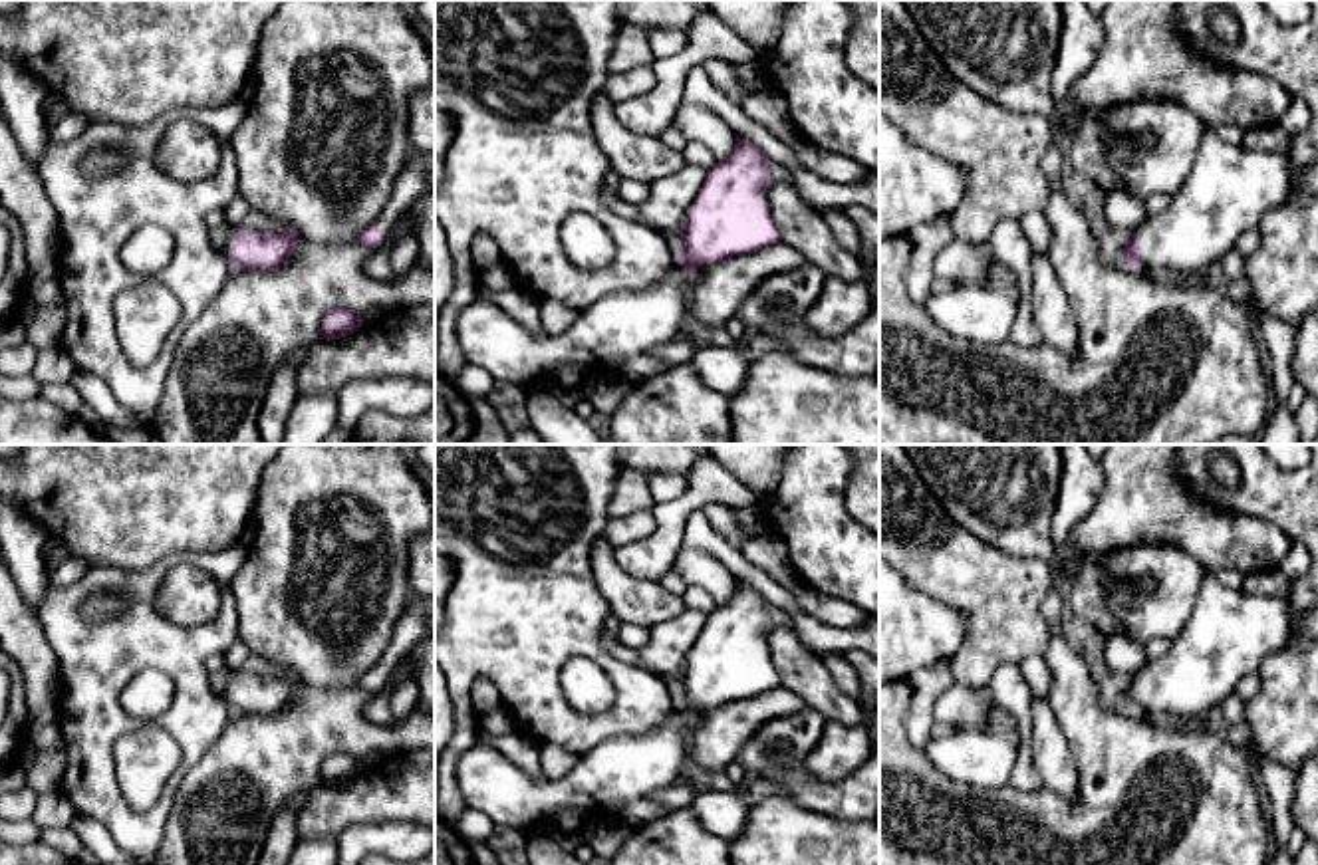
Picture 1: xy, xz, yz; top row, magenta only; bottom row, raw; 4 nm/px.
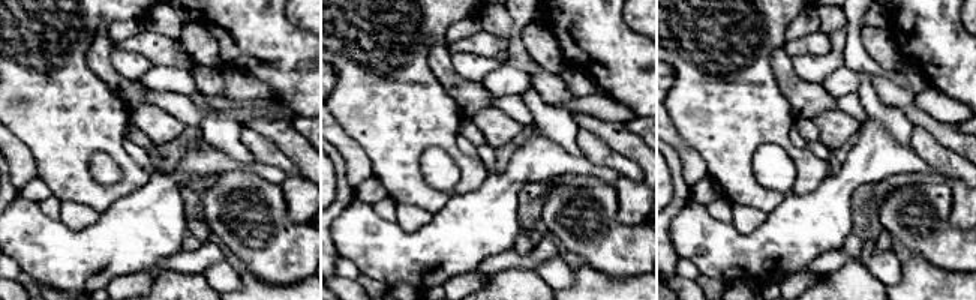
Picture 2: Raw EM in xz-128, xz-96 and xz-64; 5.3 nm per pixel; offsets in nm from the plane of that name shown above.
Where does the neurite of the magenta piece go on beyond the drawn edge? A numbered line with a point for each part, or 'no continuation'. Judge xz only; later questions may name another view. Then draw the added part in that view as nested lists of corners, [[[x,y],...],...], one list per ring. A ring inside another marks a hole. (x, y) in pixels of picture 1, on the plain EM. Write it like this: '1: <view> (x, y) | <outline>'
1: xz (626, 768) | [[[675,704],[653,730],[603,740],[558,780],[530,778],[494,746],[476,740],[459,758],[457,782],[466,807],[502,827],[542,831],[562,811],[595,811],[599,819],[617,819],[623,803],[683,780],[691,722]]]

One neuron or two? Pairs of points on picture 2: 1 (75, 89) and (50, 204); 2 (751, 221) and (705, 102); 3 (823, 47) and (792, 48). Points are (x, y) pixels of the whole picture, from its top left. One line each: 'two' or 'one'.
1: two
2: two
3: one

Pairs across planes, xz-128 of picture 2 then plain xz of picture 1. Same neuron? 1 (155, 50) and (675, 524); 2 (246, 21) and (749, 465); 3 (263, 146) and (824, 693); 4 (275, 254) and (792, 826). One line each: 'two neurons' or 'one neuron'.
1: two neurons
2: two neurons
3: one neuron
4: two neurons

